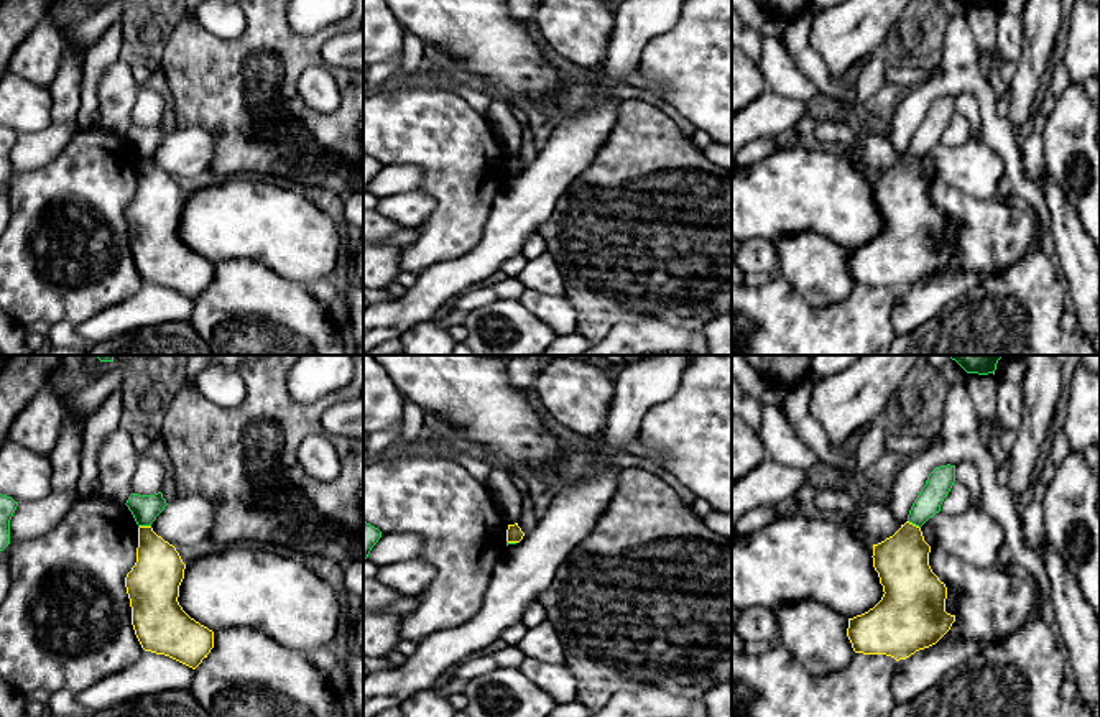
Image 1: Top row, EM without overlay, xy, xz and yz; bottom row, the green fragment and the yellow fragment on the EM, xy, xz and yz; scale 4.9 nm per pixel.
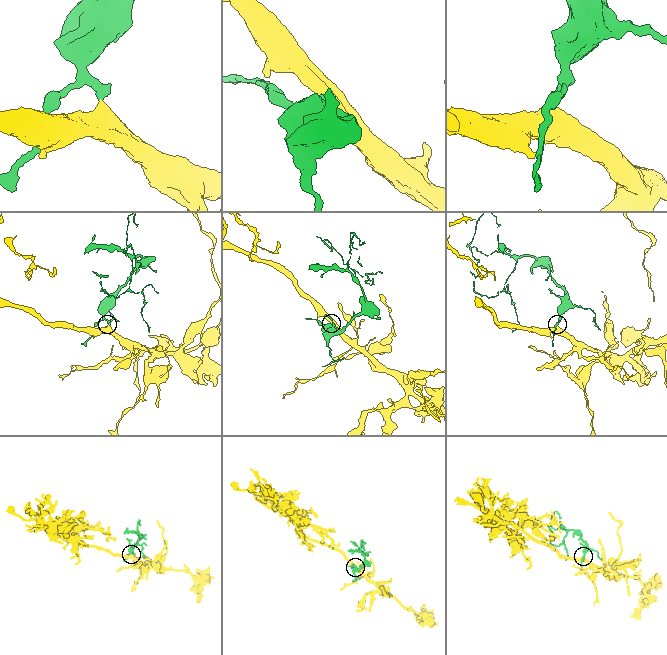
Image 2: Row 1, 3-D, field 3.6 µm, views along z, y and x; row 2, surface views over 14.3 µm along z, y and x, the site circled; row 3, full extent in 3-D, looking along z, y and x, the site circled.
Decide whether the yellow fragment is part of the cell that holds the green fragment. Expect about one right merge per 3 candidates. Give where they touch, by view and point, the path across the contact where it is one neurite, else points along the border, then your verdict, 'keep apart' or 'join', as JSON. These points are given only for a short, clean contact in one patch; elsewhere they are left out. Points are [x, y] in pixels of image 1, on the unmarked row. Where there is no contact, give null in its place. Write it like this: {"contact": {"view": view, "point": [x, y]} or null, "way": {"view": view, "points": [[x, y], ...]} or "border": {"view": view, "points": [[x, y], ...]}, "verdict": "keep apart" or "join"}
{"contact": {"view": "xy", "point": [143, 157]}, "border": {"view": "xy", "points": [[150, 157], [138, 160]]}, "verdict": "keep apart"}

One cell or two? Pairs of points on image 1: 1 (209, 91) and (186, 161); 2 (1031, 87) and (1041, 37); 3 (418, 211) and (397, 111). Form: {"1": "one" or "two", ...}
{"1": "two", "2": "one", "3": "two"}

